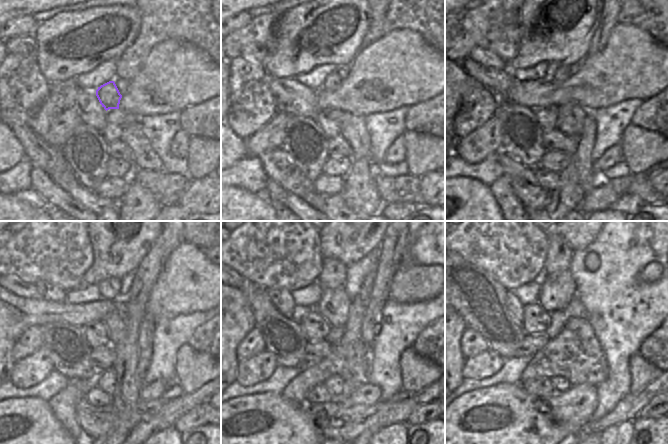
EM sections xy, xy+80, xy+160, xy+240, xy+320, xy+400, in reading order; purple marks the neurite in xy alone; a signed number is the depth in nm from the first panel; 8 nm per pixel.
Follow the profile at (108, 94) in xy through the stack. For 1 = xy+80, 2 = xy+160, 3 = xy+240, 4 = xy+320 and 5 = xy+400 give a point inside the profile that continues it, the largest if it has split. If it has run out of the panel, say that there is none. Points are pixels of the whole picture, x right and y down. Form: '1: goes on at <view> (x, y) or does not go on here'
1: goes on at xy+80 (333, 81)
2: goes on at xy+160 (556, 71)
3: goes on at xy+240 (109, 288)
4: goes on at xy+320 (333, 274)
5: goes on at xy+400 (559, 254)

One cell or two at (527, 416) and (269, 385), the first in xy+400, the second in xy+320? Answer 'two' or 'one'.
two

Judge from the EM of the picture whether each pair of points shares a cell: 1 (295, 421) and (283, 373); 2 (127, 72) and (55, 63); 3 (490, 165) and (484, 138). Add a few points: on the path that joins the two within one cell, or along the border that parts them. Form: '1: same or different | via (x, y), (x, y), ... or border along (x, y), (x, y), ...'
1: different | border along (257, 392), (281, 393)
2: different | border along (131, 43), (116, 61)
3: different | border along (497, 152), (491, 152), (474, 164), (465, 161)

